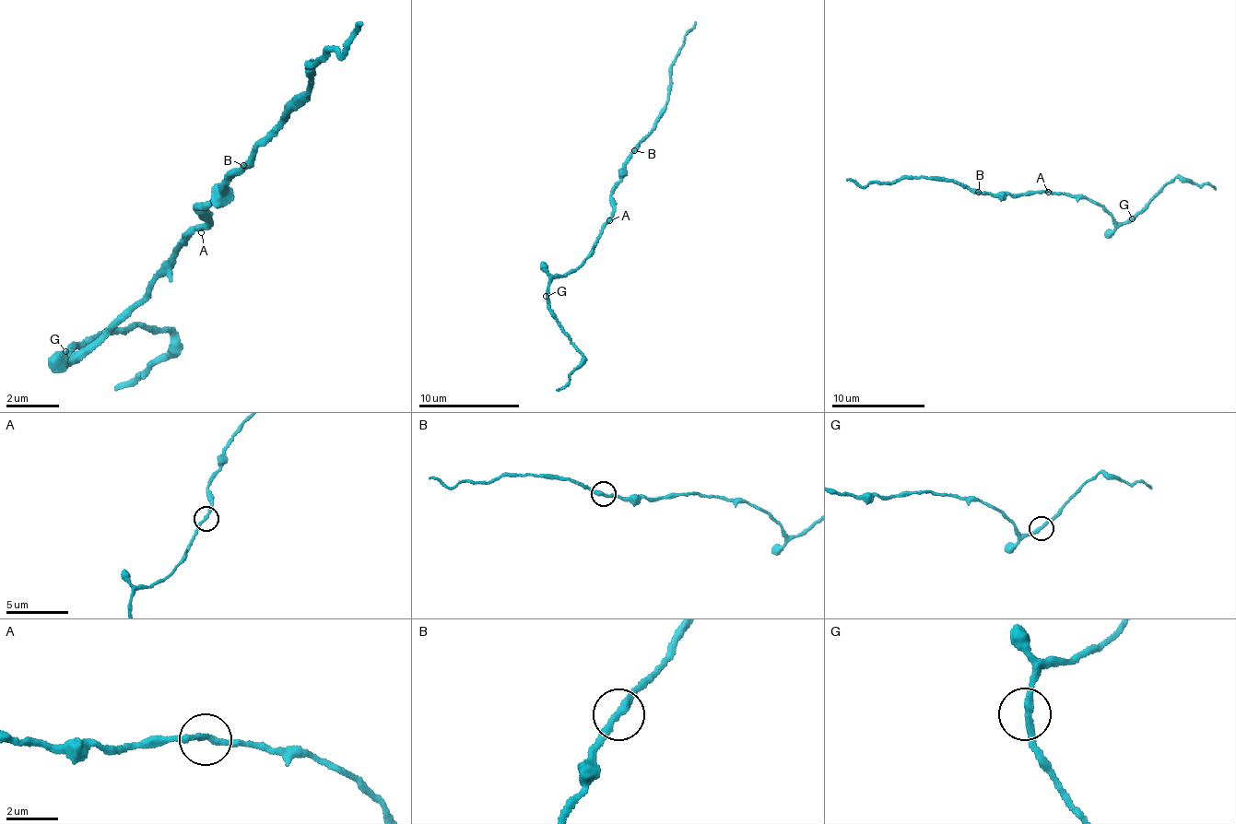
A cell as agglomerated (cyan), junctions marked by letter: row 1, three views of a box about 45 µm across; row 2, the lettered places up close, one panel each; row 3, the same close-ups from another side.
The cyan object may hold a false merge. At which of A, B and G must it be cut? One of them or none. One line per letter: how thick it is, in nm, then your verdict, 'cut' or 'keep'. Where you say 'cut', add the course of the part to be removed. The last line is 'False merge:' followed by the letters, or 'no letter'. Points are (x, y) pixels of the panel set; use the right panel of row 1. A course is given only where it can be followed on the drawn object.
A: 200 nm thick; keep
B: 280 nm thick; keep
G: 260 nm thick; keep
False merge: no letter

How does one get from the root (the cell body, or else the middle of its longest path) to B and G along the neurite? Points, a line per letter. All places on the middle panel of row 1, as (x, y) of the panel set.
B: (607, 219), (612, 214), (612, 195), (618, 172), (633, 149)
G: (607, 219), (592, 254), (579, 266), (555, 278), (546, 296)

